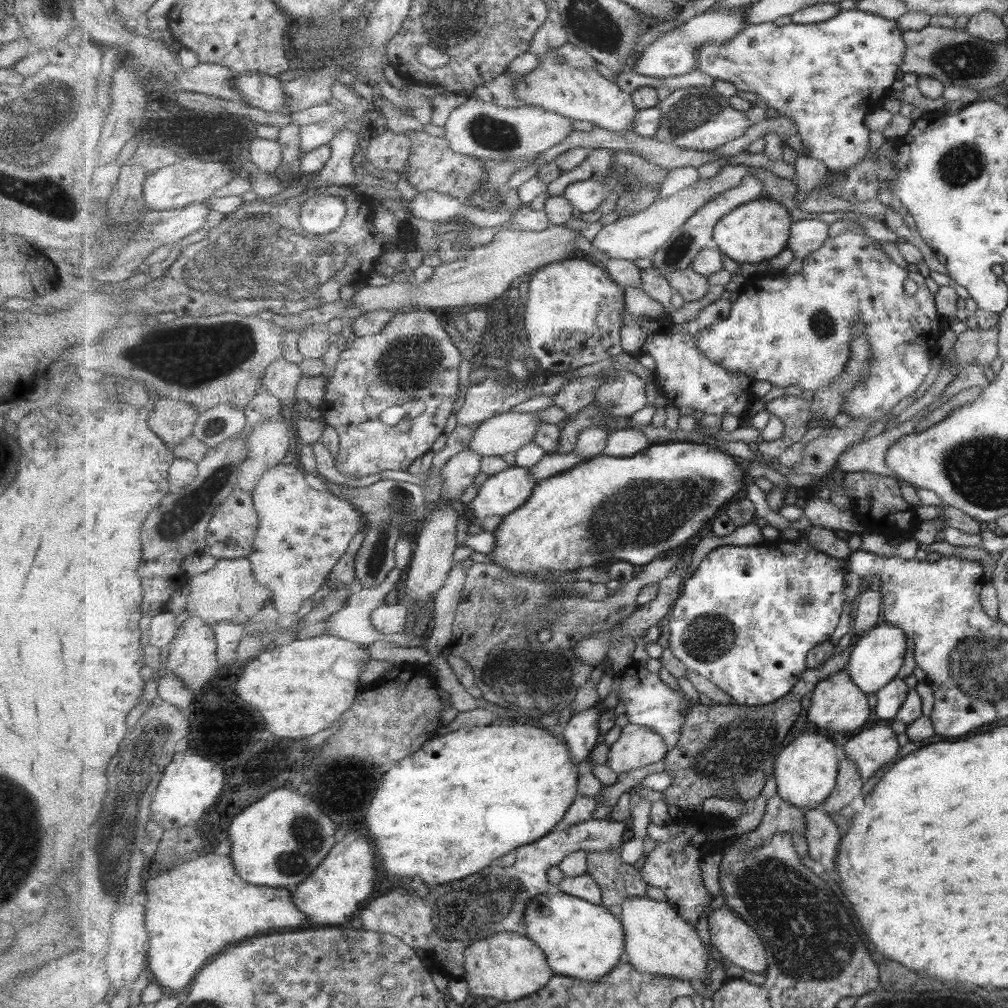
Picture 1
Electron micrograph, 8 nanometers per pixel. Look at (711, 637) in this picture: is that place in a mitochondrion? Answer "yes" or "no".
yes

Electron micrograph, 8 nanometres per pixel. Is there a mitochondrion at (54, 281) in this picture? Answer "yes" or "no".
no

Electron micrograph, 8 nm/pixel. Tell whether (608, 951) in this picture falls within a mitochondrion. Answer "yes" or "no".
no

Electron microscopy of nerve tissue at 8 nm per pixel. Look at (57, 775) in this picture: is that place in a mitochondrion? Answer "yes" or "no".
no

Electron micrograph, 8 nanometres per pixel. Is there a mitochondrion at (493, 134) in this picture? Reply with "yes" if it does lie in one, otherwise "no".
yes

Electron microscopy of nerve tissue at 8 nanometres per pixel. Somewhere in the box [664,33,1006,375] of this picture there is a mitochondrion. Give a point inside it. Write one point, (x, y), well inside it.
(962, 61)

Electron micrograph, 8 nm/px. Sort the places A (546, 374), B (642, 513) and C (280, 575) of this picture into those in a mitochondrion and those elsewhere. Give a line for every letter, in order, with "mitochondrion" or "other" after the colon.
A: other
B: mitochondrion
C: other

